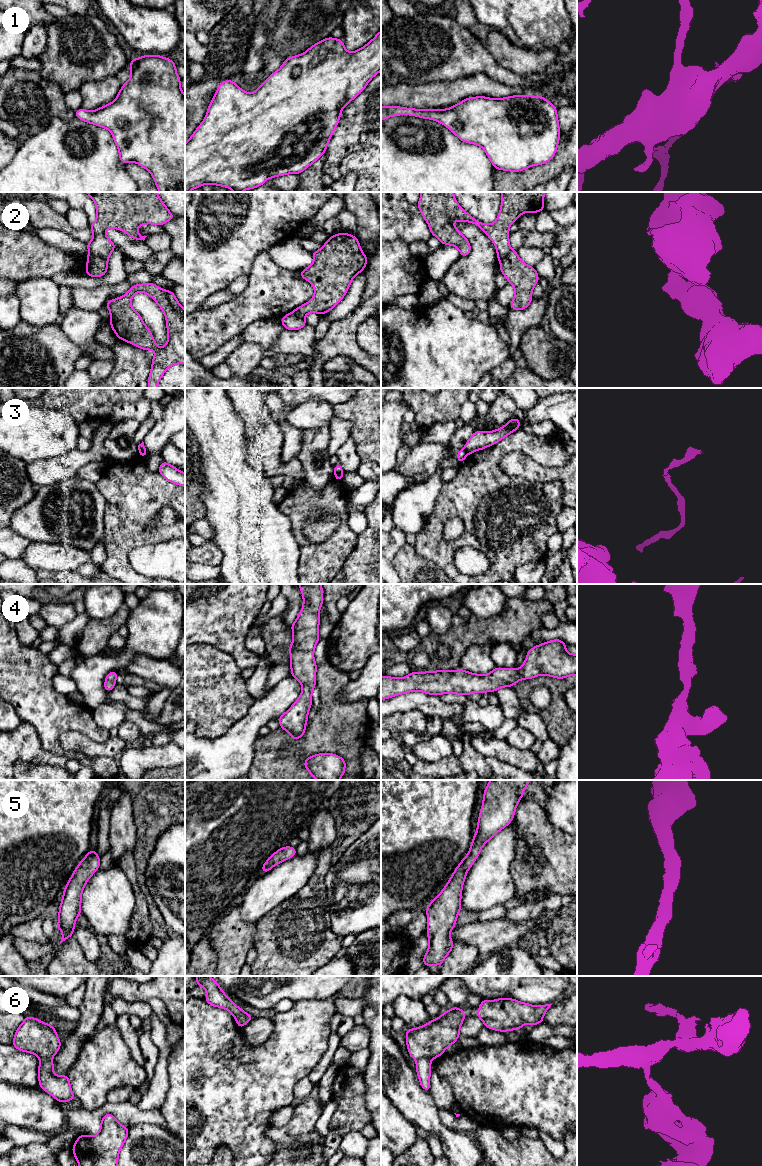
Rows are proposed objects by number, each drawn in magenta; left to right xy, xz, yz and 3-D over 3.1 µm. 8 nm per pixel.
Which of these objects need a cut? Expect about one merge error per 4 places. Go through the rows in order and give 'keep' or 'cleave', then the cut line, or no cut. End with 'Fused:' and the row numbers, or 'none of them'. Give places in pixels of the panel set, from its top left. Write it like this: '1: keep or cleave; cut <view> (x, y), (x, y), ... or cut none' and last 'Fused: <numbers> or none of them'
1: keep; cut none
2: cleave; cut xy (89, 252), (107, 260)
3: cleave; cut yz (463, 449), (467, 453)
4: keep; cut none
5: keep; cut none
6: cleave; cut yz (429, 1059), (422, 1058), (416, 1061)
Fused: 2, 3, 6

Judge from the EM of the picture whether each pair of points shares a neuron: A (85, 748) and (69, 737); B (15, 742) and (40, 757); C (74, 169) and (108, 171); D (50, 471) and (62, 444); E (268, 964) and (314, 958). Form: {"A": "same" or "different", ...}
{"A": "same", "B": "same", "C": "same", "D": "different", "E": "same"}

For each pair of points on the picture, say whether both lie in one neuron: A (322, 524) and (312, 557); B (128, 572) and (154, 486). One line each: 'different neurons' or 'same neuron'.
A: different neurons
B: same neuron

